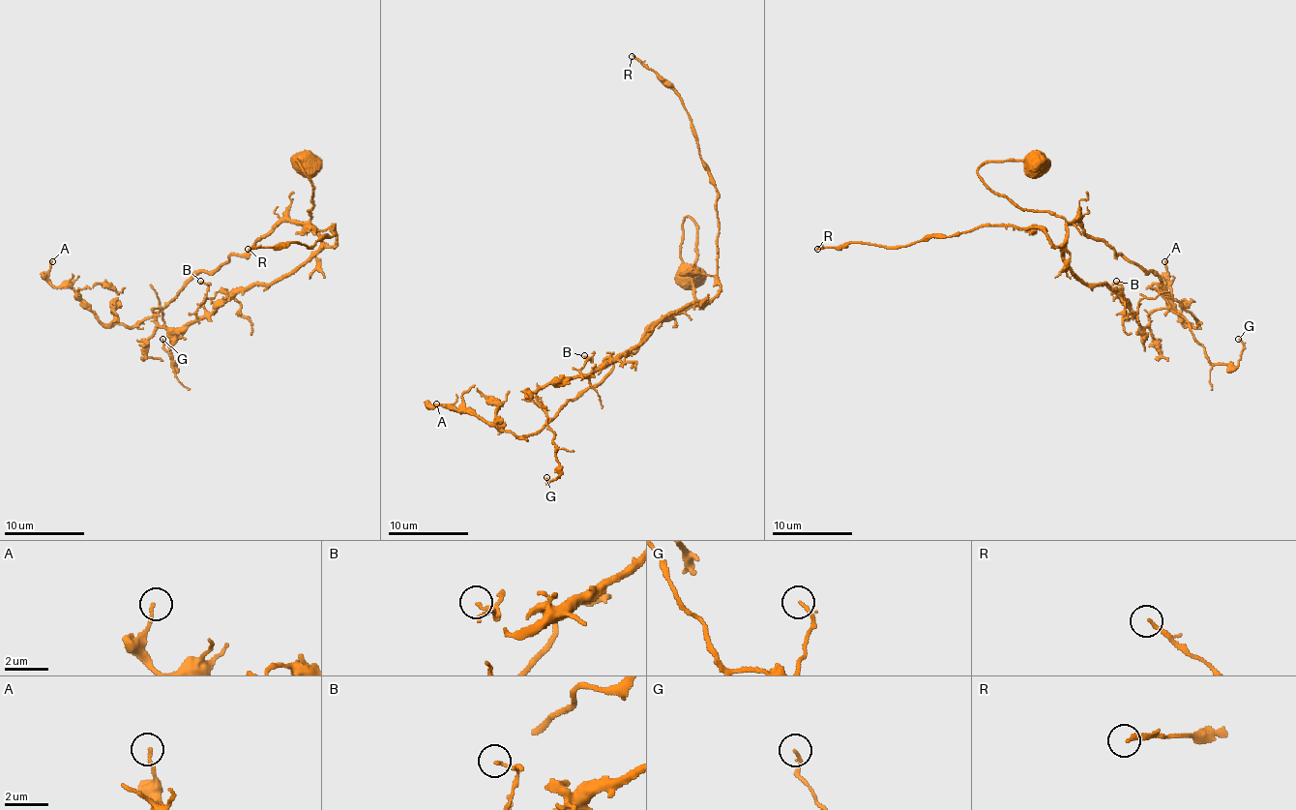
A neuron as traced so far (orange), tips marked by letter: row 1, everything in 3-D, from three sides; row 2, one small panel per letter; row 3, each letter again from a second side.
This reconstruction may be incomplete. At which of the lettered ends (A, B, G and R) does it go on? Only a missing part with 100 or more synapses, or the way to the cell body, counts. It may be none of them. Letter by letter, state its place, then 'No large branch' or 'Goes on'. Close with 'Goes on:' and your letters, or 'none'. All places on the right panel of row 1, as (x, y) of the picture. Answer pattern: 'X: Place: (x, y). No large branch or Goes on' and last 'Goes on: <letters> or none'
A: Place: (1164, 261). No large branch
B: Place: (1116, 281). No large branch
G: Place: (1238, 339). No large branch
R: Place: (817, 249). No large branch
Goes on: none

